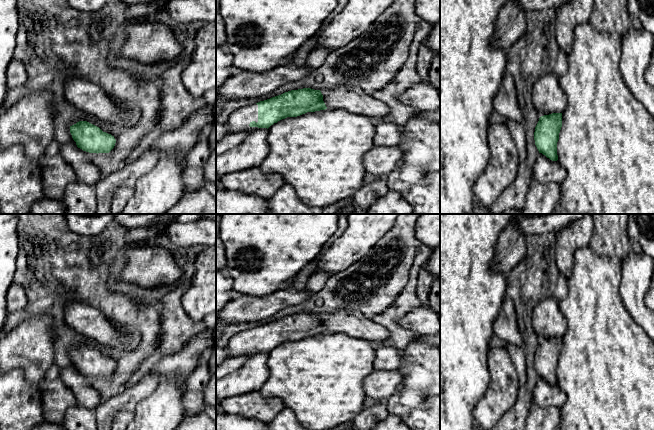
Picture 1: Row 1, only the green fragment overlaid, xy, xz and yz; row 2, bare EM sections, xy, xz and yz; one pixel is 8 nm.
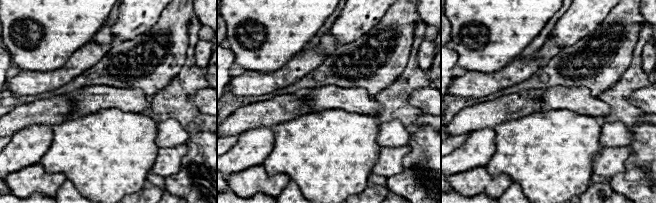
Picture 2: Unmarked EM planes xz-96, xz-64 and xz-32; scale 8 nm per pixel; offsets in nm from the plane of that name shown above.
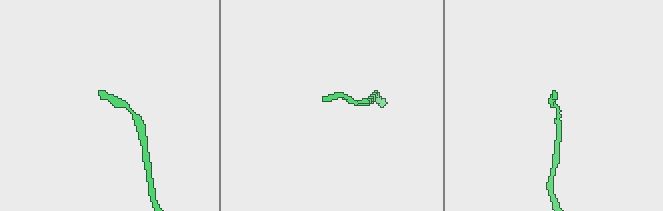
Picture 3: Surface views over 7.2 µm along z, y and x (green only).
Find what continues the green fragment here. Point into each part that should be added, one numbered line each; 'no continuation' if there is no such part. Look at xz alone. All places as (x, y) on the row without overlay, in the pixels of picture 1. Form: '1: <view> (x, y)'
1: xz (239, 344)

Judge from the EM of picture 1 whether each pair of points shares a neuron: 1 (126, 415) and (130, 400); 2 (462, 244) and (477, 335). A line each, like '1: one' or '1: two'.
1: two
2: one

